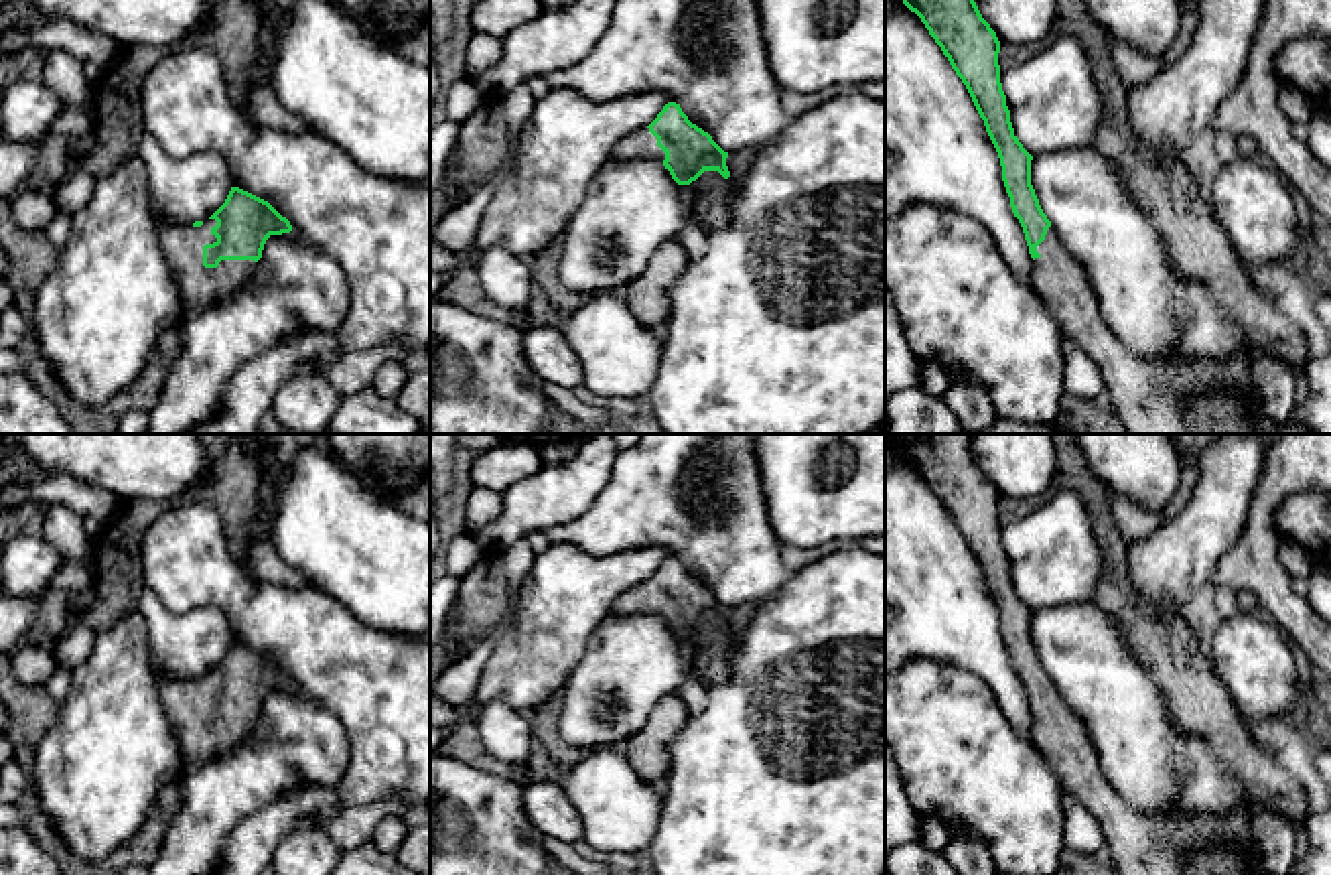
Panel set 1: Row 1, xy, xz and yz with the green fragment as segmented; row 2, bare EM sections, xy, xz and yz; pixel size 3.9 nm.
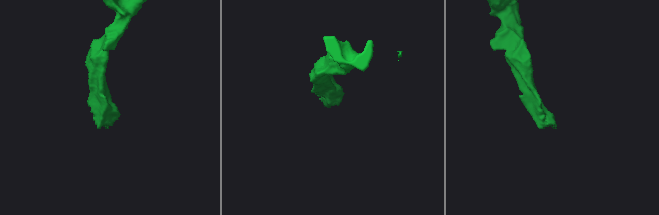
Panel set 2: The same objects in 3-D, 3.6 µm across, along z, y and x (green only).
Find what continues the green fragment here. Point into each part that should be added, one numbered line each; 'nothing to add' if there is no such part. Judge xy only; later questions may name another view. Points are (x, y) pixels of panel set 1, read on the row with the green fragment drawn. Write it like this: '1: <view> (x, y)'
1: xy (181, 244)

